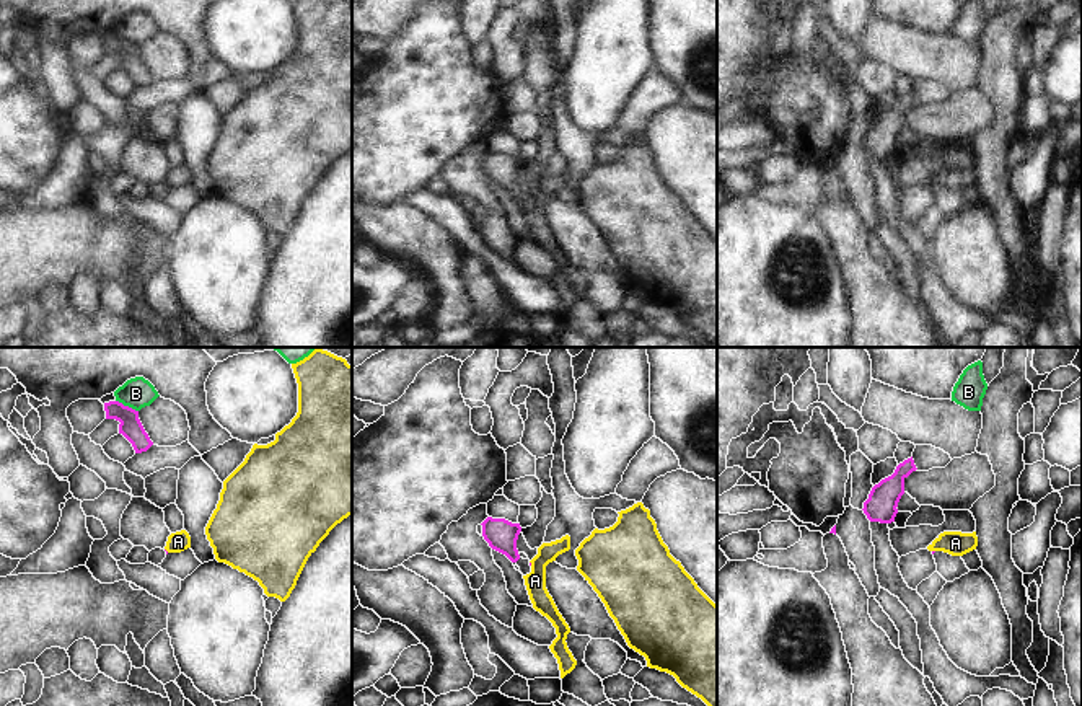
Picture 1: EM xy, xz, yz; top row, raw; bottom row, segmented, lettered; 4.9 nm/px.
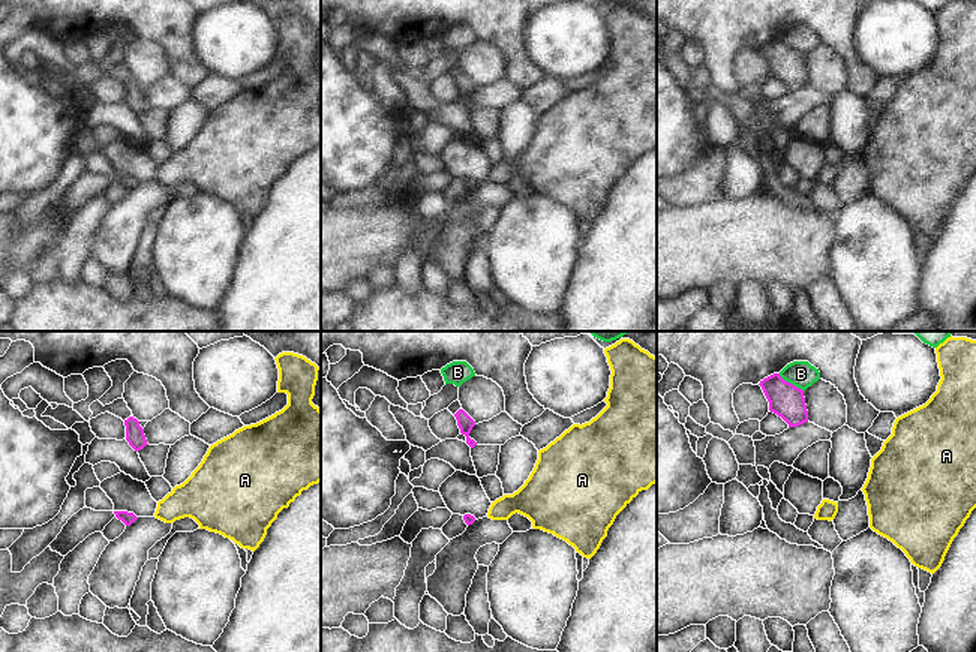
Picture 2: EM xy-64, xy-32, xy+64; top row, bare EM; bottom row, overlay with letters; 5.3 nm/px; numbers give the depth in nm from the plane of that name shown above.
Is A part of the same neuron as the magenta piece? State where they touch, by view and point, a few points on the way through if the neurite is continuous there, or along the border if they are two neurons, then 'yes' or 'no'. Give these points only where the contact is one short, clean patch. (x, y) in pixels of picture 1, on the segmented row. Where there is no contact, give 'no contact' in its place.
no contact; no

